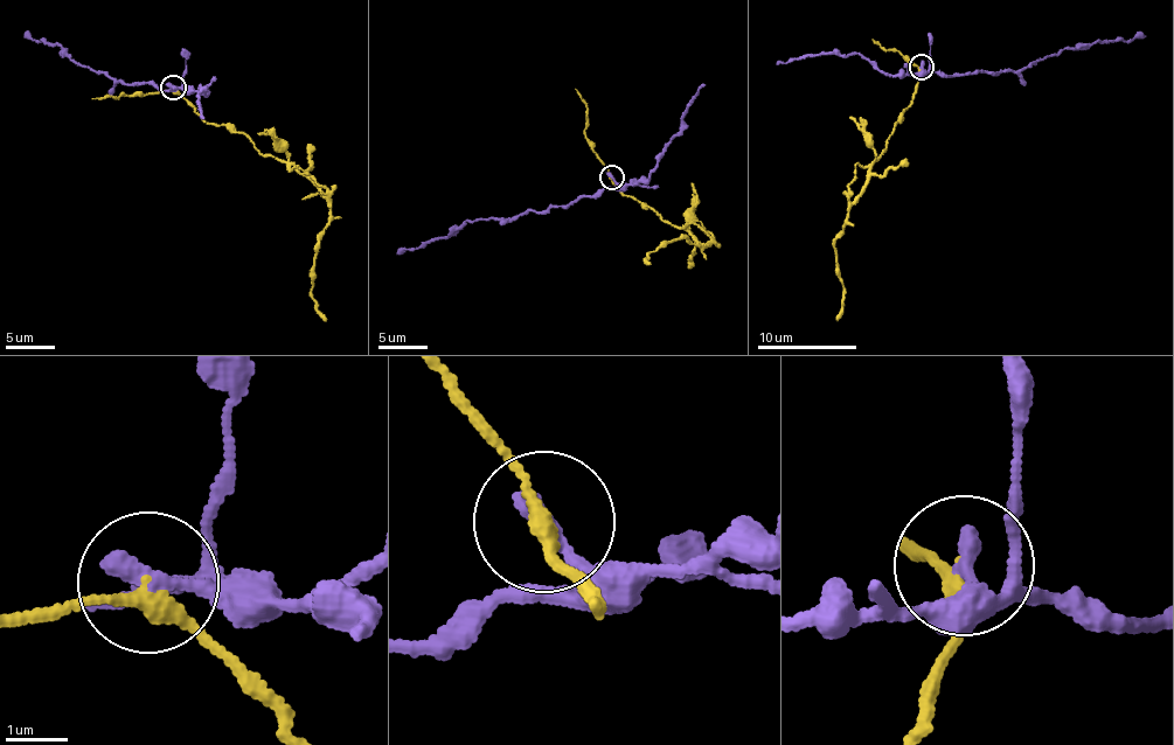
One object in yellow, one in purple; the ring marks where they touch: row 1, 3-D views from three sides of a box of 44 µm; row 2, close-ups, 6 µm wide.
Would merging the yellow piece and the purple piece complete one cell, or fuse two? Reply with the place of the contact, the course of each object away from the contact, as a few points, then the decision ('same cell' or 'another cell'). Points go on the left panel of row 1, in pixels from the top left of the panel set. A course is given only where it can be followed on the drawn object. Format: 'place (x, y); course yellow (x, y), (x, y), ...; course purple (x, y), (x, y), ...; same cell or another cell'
place (173, 88); course yellow (173, 88), (206, 123), (229, 125), (265, 155), (291, 161), (326, 200), (311, 300), (327, 318); course purple (173, 88), (181, 88), (168, 92), (141, 82), (116, 82), (70, 61), (60, 46), (26, 34); another cell

